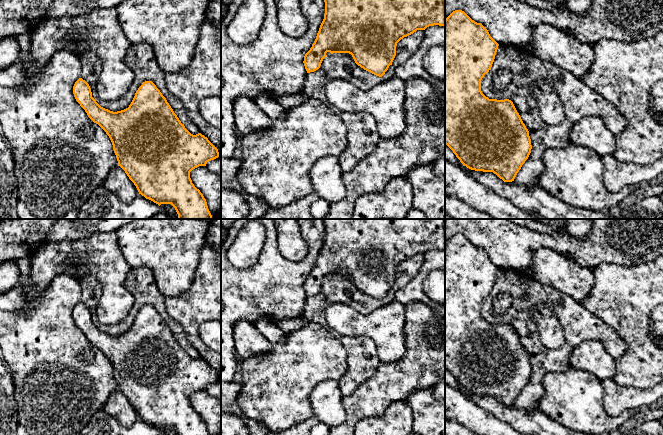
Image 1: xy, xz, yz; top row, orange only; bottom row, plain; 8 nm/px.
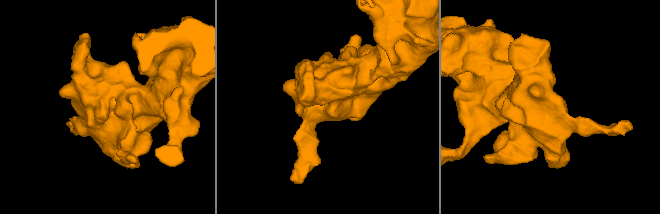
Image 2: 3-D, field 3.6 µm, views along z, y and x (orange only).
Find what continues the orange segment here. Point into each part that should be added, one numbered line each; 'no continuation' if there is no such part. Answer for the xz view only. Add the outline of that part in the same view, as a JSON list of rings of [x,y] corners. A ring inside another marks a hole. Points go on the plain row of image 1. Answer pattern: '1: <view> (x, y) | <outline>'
no continuation

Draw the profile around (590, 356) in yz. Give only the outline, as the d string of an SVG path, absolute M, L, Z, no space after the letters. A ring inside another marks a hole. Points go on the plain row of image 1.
M588 340L572 349L570 367L592 373L600 381L615 374L615 360L599 341Z

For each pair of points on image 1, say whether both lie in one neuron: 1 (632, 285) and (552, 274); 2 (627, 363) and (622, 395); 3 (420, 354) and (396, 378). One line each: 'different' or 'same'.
1: different
2: different
3: same

